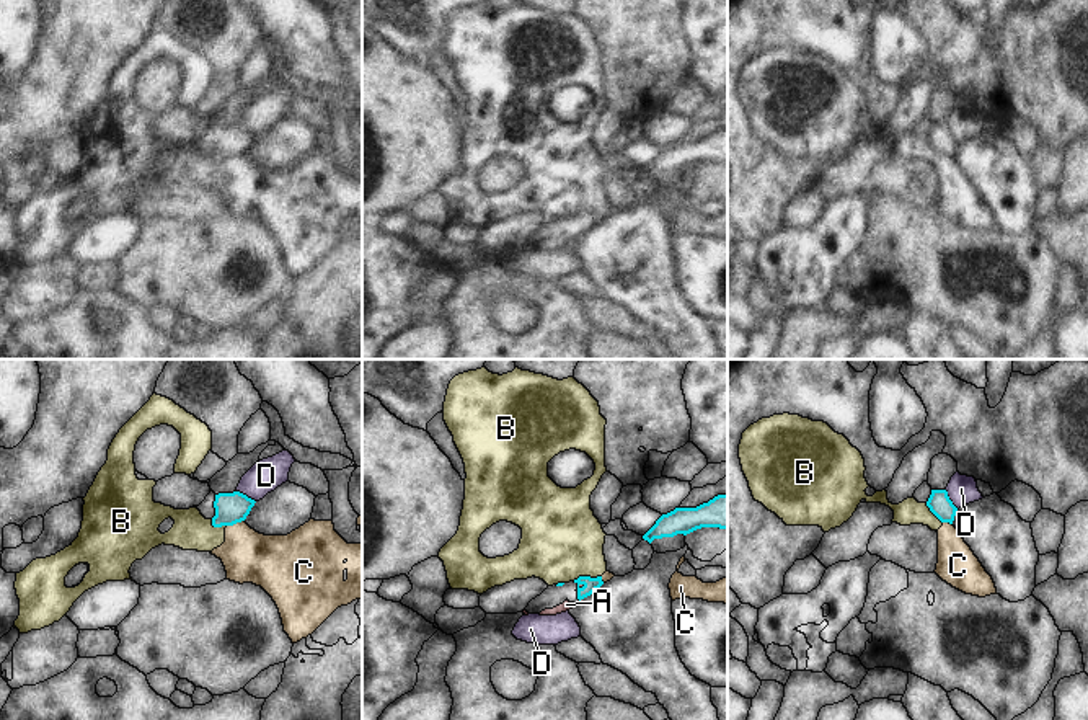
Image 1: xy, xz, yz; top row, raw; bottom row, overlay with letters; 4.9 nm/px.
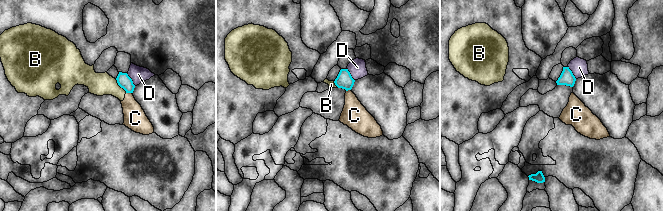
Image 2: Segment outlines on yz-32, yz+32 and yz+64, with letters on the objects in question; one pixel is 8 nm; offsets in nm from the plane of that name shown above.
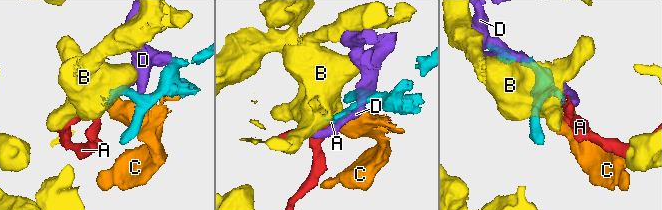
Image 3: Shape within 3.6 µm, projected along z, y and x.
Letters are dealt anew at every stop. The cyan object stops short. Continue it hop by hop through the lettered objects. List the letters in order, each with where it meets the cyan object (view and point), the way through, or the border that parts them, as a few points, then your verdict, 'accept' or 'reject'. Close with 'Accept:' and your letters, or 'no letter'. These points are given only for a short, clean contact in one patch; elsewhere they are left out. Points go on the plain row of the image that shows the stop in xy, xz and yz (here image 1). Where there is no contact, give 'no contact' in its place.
A: xz (579, 222) | across xz (591, 219), (579, 222), (579, 219) | accept
B: xz (586, 211) | along xz (601, 209), (573, 214) | reject
C: xy (235, 157) | along xy (243, 154), (227, 160) | reject
D: xy (245, 129) | along xy (237, 124), (255, 136) | reject
Accept: A

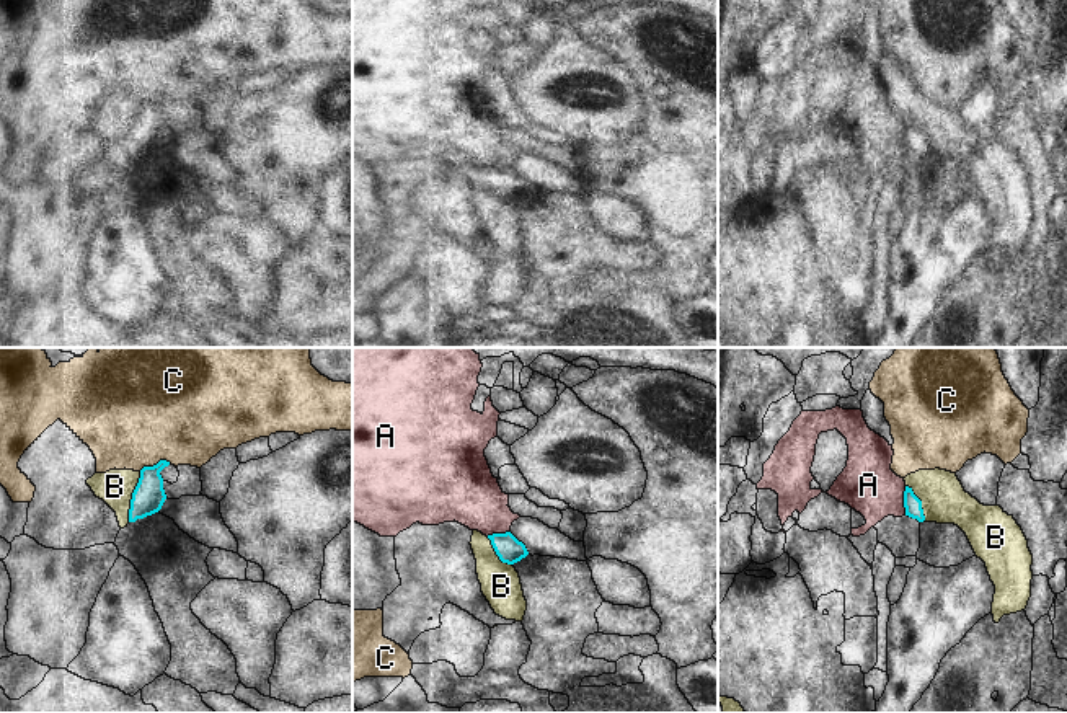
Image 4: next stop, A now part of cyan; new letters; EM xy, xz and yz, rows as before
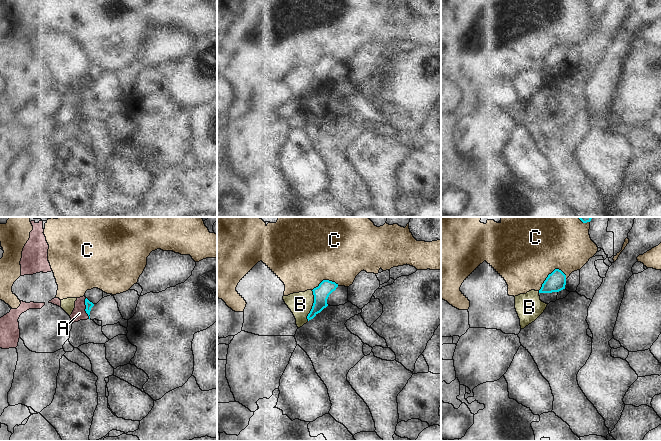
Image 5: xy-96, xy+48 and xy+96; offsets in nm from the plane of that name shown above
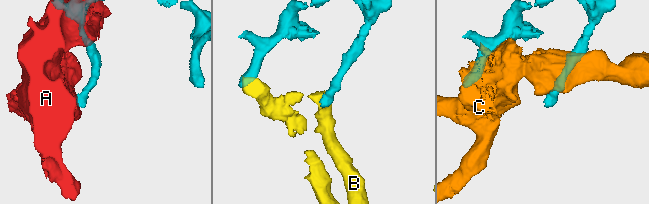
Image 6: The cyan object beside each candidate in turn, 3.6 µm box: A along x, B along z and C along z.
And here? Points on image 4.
A: yz (904, 136) | along yz (906, 121), (904, 149) | reject
B: xy (132, 131) | along xy (141, 106), (128, 155) | reject
C: xy (154, 100) | reject
Accept: no letter

